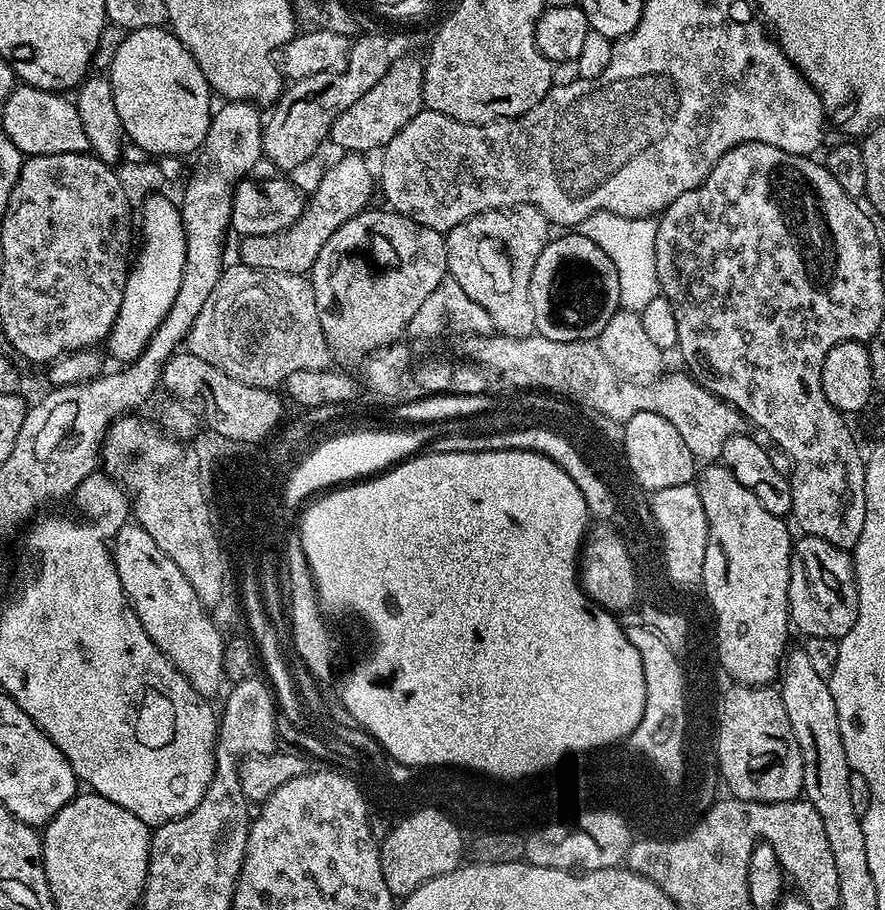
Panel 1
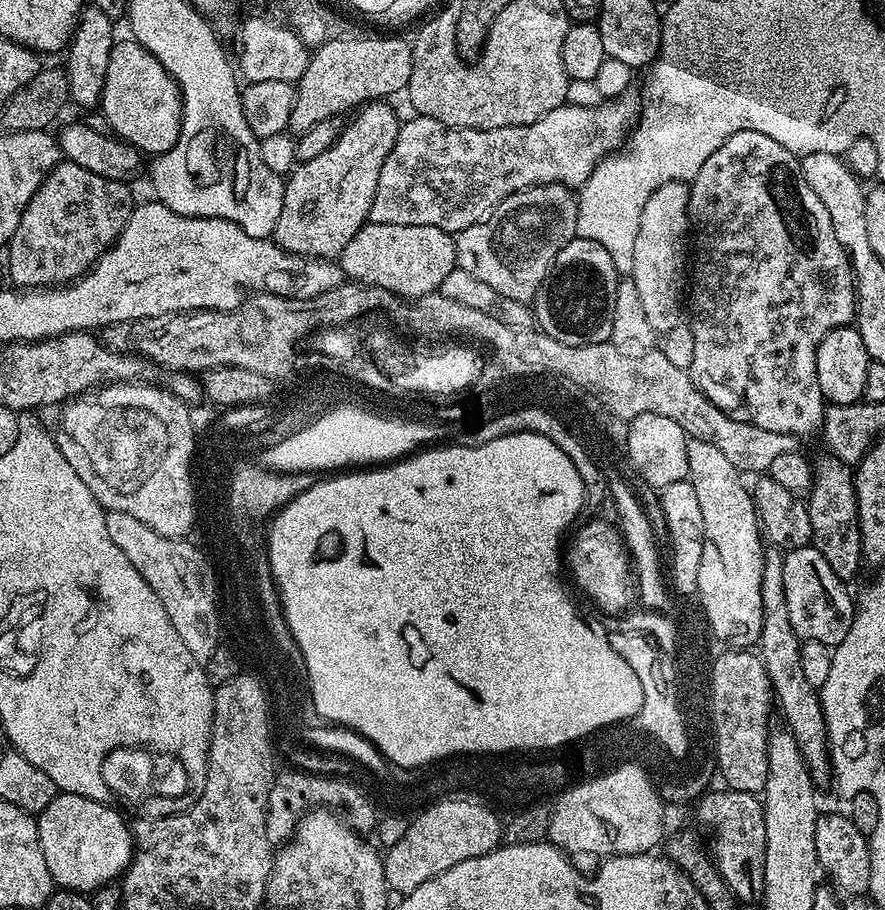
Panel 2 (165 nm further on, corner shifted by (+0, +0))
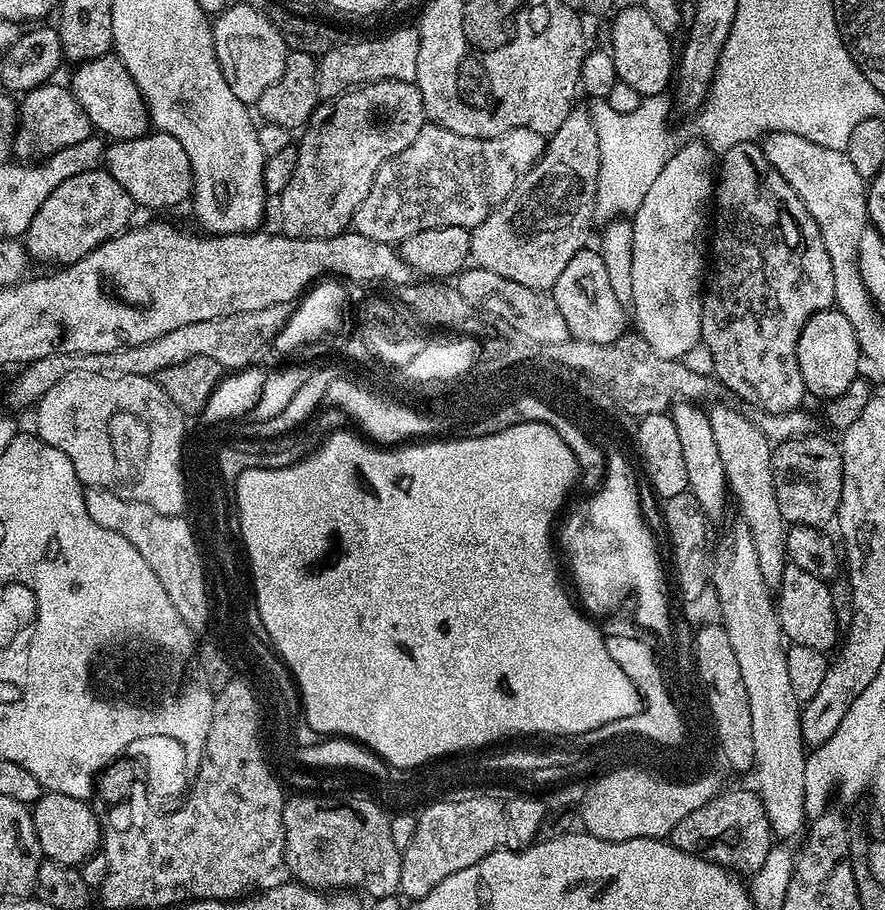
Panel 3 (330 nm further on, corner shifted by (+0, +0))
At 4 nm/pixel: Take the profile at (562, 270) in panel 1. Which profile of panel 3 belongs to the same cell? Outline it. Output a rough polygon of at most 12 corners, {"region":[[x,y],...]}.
{"region":[[584,247],[550,290],[569,337],[626,332],[606,262]]}

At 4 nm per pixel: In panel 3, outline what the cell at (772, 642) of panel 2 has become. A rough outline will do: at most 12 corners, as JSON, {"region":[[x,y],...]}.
{"region":[[728,404],[707,409],[769,590],[786,567],[772,441]]}

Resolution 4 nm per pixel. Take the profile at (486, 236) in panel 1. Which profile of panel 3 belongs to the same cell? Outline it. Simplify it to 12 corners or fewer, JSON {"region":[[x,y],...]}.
{"region":[[587,107],[471,229],[471,263],[548,292],[596,220]]}

